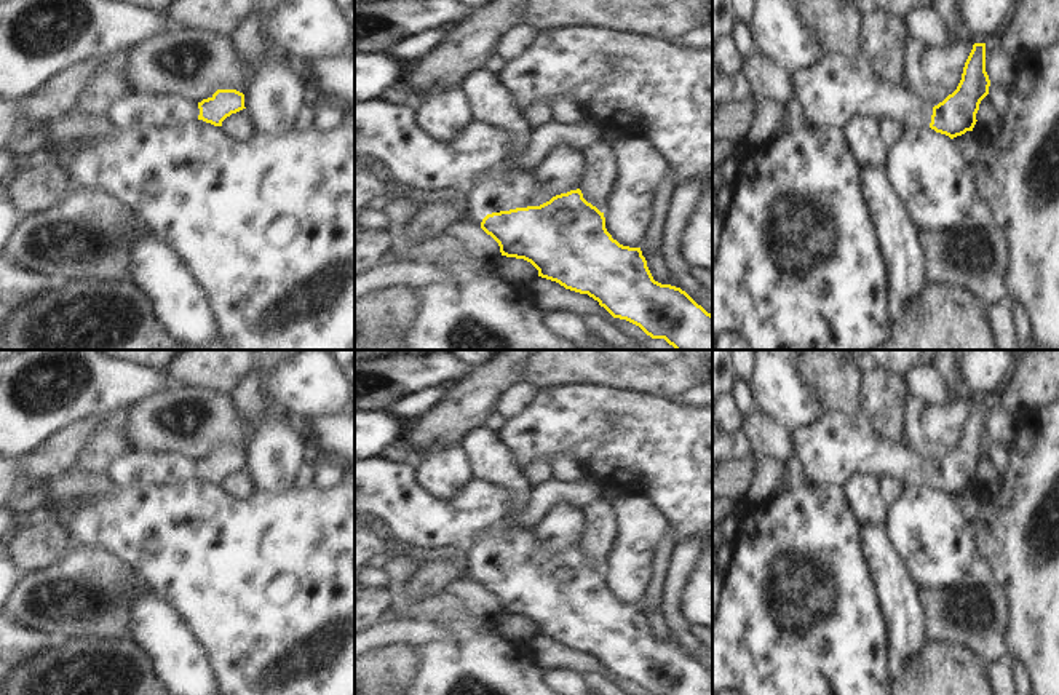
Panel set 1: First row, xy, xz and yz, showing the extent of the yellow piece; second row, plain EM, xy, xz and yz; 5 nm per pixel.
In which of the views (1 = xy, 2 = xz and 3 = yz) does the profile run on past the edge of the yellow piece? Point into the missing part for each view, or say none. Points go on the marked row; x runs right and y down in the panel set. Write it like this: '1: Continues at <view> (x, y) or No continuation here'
1: Continues at xy (138, 111)
2: Continues at xz (491, 103)
3: Continues at yz (837, 88).

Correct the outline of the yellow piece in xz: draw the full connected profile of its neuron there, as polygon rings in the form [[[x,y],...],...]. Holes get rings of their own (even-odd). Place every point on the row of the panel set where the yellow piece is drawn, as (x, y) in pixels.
[[[484,69],[471,70],[460,88],[468,99],[471,120],[508,136],[508,153],[498,163],[505,171],[492,177],[481,176],[465,187],[470,222],[498,243],[502,256],[530,262],[538,276],[588,294],[613,318],[639,326],[652,339],[664,339],[676,350],[712,350],[712,315],[680,288],[655,281],[641,248],[623,246],[612,238],[604,212],[583,198],[580,185],[554,195],[538,185],[537,166],[518,165],[529,149],[533,129],[498,75]]]

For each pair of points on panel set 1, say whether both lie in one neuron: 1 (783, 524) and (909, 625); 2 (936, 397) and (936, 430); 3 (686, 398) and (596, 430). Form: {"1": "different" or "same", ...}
{"1": "different", "2": "different", "3": "different"}

